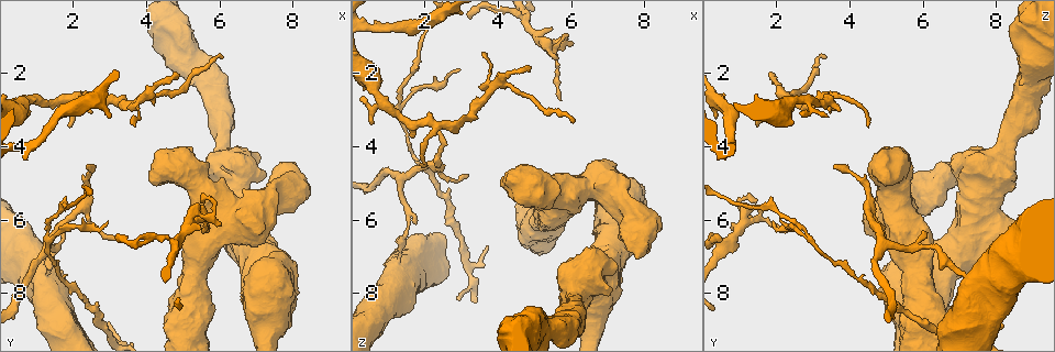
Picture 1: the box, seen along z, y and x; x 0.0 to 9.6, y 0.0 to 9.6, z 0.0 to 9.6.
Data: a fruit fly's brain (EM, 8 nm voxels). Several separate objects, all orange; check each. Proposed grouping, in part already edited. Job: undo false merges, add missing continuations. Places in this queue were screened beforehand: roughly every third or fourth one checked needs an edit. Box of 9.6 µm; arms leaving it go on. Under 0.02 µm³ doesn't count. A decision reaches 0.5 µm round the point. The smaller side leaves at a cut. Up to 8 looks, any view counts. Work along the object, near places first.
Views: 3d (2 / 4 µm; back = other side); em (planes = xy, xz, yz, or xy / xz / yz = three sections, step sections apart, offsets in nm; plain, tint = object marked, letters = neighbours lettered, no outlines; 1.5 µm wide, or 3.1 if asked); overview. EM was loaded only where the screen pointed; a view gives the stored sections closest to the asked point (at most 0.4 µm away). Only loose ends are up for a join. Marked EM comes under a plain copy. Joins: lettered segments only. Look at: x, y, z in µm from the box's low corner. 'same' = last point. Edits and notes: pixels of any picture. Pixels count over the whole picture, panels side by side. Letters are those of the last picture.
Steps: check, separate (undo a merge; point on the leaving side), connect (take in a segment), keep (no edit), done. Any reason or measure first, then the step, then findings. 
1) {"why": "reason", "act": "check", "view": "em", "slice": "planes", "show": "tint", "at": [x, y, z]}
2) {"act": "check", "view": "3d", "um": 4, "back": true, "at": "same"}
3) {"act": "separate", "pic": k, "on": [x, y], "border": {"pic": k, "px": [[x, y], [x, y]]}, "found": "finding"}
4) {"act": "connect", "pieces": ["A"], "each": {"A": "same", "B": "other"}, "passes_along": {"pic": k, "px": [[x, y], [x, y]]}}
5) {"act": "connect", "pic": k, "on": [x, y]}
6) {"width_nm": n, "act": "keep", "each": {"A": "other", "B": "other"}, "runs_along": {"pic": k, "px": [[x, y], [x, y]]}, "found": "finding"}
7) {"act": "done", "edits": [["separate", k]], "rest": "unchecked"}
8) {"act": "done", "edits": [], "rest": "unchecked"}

{"why": "an open end", "act": "check", "view": "3d", "um": 2, "at": [3.70, 3.40, 1.50]}

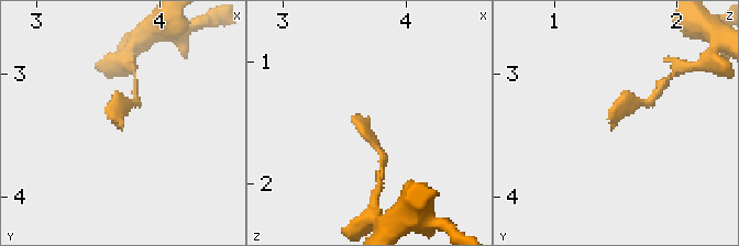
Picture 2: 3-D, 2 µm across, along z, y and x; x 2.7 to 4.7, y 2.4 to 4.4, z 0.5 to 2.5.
{"why": "now the EM", "act": "check", "view": "em", "slice": "planes", "show": "letters", "at": [3.68, 3.44, 1.46]}

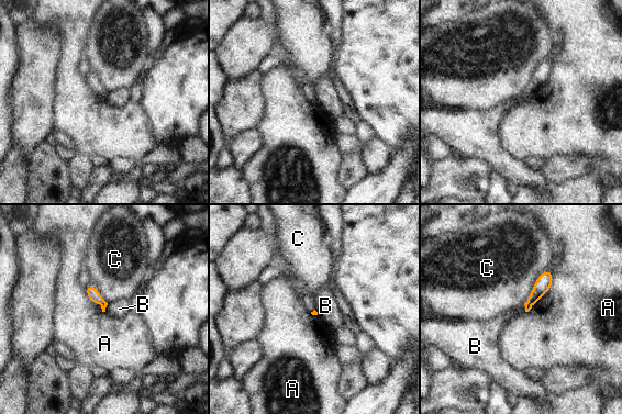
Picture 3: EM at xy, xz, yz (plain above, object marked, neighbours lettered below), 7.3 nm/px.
{"longest_contact_nm": ["A", 360], "act": "keep", "each": {"A": "other", "B": "other", "C": "other"}, "border": {"pic": 3, "px": [[108, 303], [104, 311]]}, "found": "no lettered segment goes on from it"}

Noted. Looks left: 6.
{"why": "sudden change in width", "act": "check", "view": "3d", "um": 4, "at": [1.30, 7.60, 7.20]}

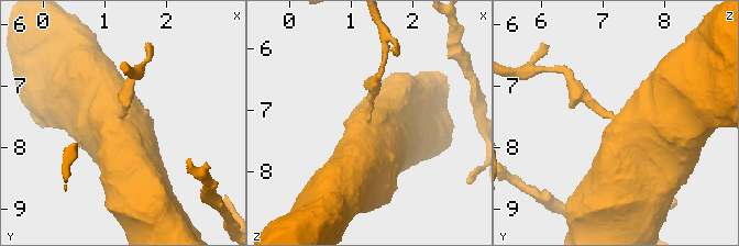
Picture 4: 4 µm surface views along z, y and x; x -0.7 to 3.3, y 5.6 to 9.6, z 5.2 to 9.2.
{"why": "now the EM", "act": "check", "view": "em", "slice": "xy", "step": 4, "show": "tint", "at": [1.25, 7.60, 7.25]}

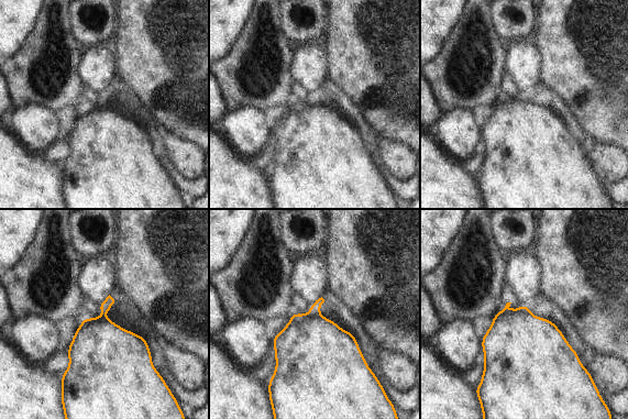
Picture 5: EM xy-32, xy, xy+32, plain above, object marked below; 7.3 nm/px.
{"act": "check", "view": "em", "slice": "planes", "show": "letters", "at": "same"}

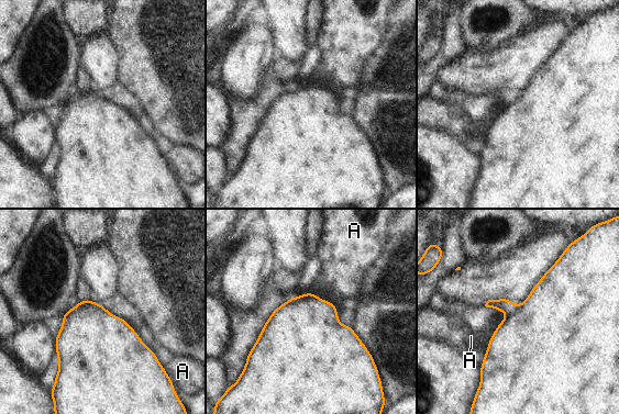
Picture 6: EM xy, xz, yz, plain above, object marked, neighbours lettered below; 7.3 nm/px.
{"act": "separate", "pic": 6, "on": [506, 305], "each": {"A": "other"}, "border": {"pic": 6, "px": [[517, 305], [507, 314]]}, "found": "a second cell is stuck on"}

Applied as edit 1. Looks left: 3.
{"act": "check", "view": "em", "slice": "xz", "step": 8, "show": "letters", "at": [5.20, 6.05, 1.20]}

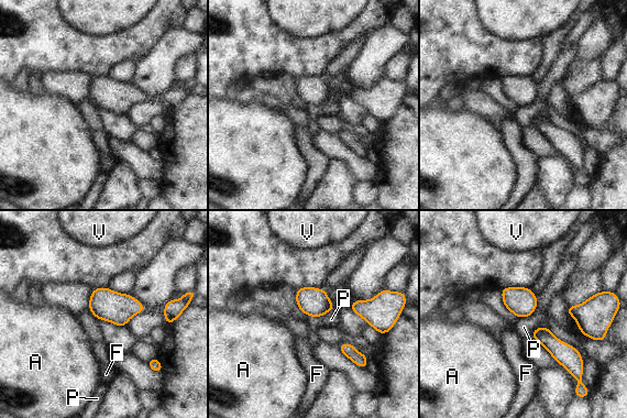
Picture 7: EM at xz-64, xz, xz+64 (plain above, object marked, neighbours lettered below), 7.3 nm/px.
{"width_nm": 120, "act": "keep", "each": {"A": "other", "F": "other", "P": "other", "V": "other"}, "border": {"pic": 7, "px": [[336, 308], [318, 317], [306, 316]]}, "found": "all the same cell"}

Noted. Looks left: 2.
{"act": "done", "edits": [["separate", 6]], "rest": "unchecked"}

